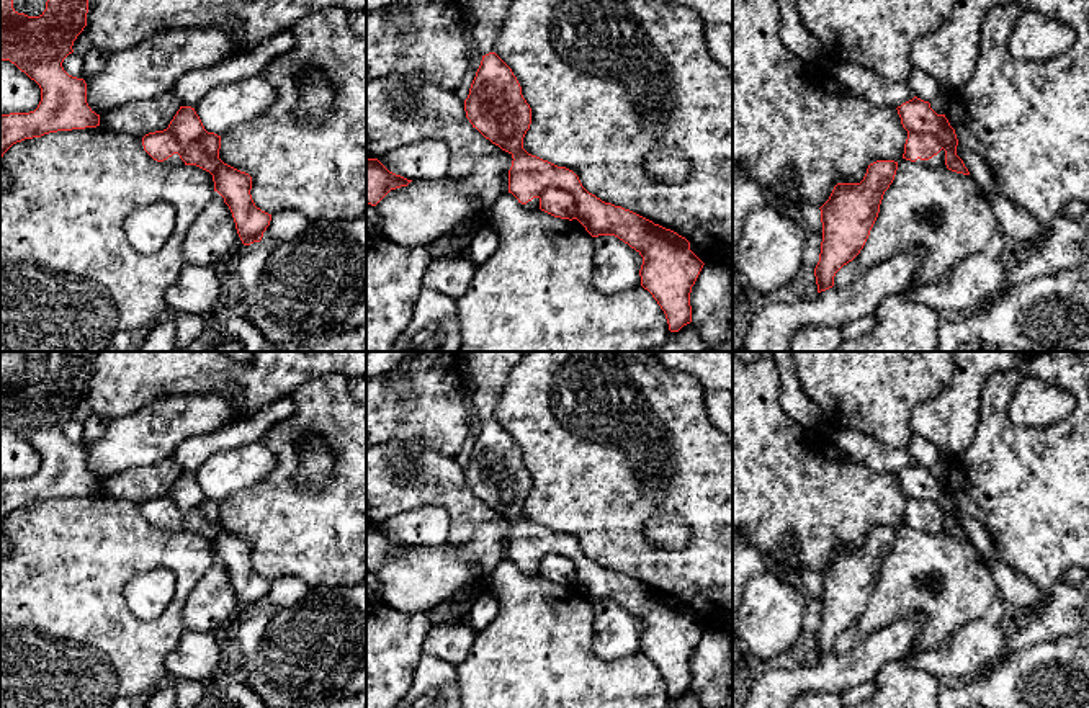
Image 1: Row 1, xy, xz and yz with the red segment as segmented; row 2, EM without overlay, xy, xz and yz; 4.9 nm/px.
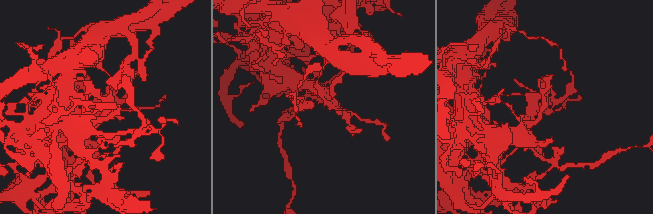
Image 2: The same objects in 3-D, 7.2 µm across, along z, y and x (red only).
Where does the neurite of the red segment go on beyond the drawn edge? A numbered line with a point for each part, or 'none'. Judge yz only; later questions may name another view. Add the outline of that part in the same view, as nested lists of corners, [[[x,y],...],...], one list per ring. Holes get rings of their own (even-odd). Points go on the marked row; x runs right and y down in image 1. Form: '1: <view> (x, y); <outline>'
1: yz (939, 159); [[[942,149],[937,155],[934,155],[929,160],[917,159],[916,164],[927,165],[927,167],[937,167],[945,164],[945,150]]]

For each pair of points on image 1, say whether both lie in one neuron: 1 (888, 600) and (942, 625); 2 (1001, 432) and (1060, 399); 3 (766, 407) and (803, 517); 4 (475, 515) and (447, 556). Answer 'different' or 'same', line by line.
1: same
2: different
3: same
4: different

